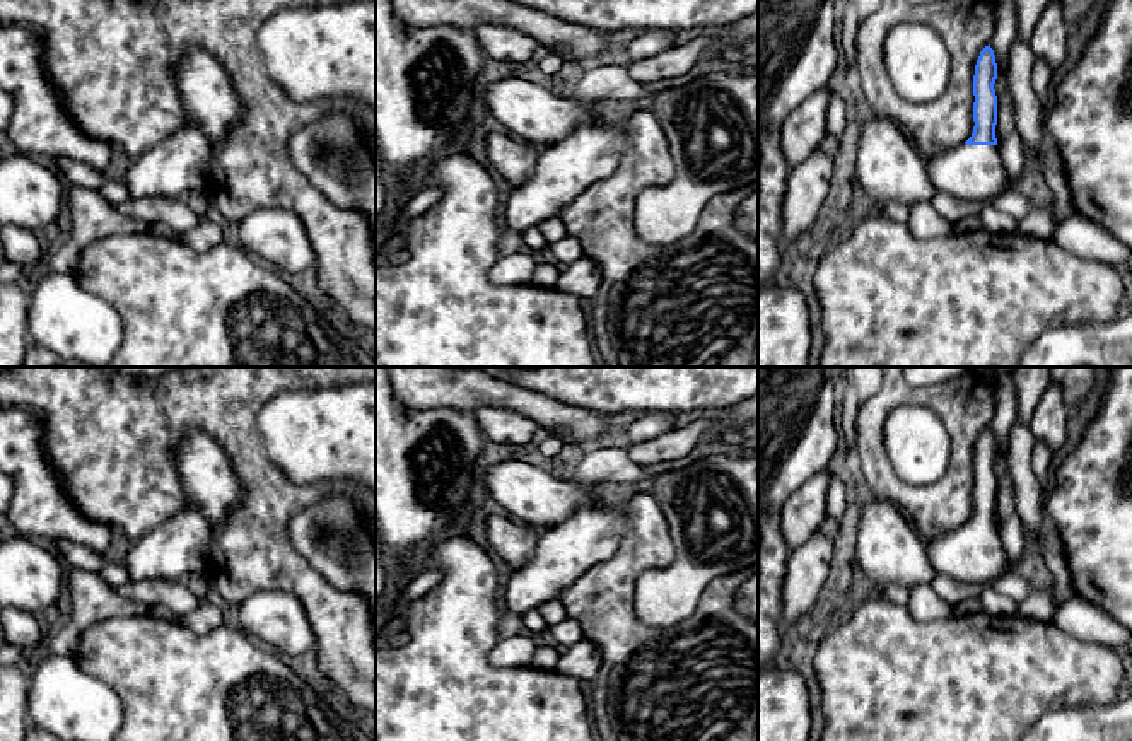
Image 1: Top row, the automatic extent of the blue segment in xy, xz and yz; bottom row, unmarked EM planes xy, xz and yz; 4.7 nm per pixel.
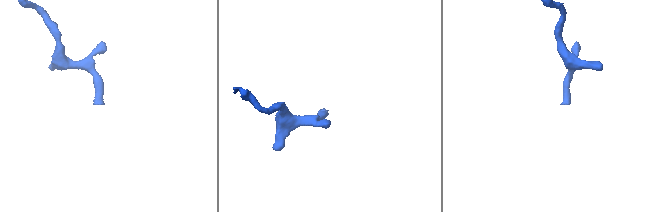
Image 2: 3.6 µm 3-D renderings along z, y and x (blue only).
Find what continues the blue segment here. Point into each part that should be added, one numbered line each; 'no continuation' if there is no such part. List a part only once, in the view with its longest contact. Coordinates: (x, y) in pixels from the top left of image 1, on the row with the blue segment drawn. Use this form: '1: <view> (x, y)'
1: yz (975, 173)

